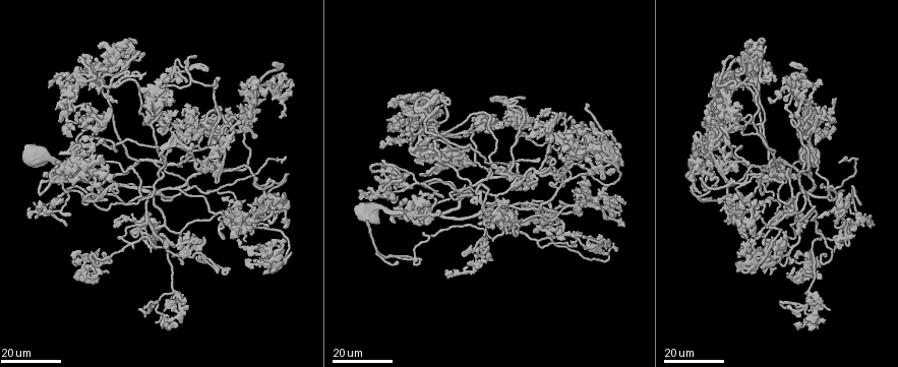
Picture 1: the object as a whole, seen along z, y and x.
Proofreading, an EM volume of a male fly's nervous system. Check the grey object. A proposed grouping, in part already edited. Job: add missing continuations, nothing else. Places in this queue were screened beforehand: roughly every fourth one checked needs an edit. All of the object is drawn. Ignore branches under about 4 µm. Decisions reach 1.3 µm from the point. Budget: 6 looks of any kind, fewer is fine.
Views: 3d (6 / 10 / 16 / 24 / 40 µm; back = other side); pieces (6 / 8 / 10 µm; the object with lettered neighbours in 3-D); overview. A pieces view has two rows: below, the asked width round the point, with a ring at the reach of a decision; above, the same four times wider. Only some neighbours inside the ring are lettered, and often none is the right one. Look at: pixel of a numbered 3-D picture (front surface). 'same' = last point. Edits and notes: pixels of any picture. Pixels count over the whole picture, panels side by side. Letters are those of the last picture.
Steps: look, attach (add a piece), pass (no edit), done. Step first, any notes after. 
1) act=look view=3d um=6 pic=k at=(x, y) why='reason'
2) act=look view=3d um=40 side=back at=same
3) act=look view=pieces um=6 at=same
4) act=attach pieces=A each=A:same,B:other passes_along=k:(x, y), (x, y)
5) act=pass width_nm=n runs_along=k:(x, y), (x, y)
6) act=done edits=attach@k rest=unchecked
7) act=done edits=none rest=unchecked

act=look view=3d um=24 pic=1 at=(749, 193) why='an open end'

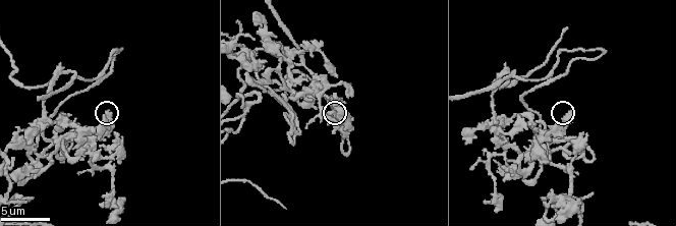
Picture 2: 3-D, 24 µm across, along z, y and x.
act=look view=pieces um=10 pic=2 at=(568, 113)

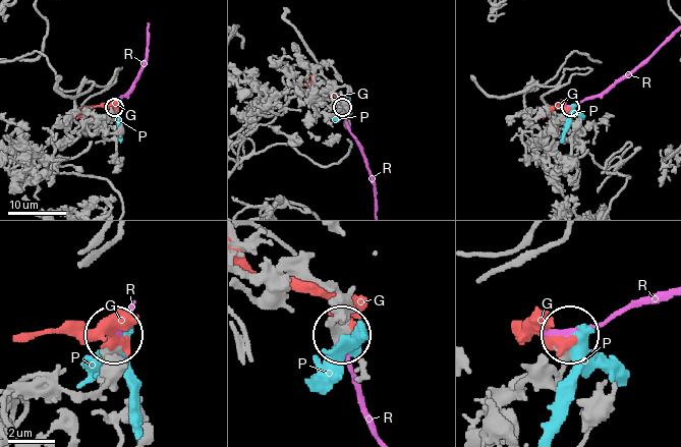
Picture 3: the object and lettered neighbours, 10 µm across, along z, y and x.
act=pass each=G:other,P:other,R:other found='no lettered piece goes on from it'

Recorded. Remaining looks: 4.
act=look view=3d um=24 pic=1 at=(615, 250) why='branch stops here'

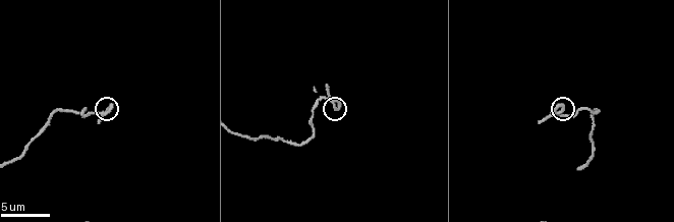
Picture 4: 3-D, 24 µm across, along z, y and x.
act=look view=pieces um=10 pic=4 at=(340, 107)

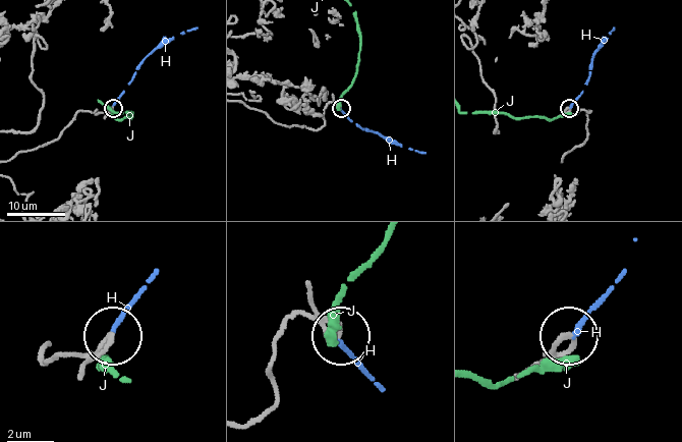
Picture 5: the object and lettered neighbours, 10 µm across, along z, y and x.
act=pass each=H:other,J:other runs_along=5:(246, 423), (274, 399), (270, 365), (293, 318), (338, 333) found='none of them fits'

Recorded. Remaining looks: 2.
act=look view=3d um=24 pic=1 at=(743, 109) why='an open end'

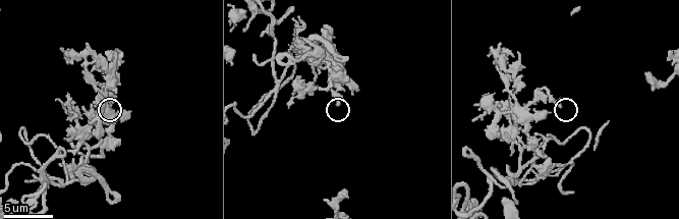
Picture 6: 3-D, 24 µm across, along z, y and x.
act=look view=pieces um=6 pic=6 at=(558, 105) why='see the neighbours'

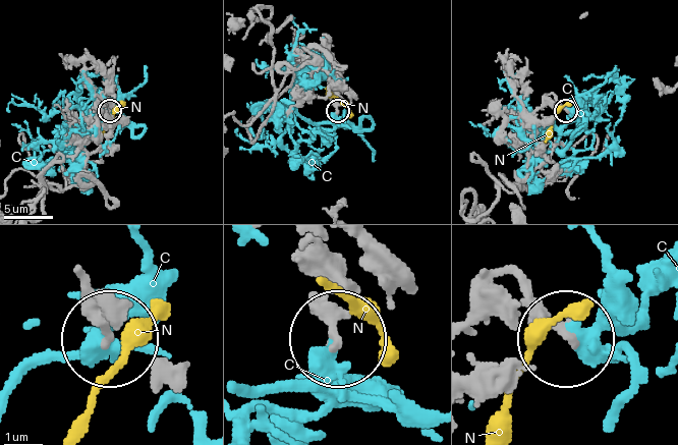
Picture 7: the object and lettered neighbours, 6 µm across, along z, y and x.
act=pass width_nm=220 each=C:other,N:other found='none of them fits'

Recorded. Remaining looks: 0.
act=done edits=none rest=unchecked

